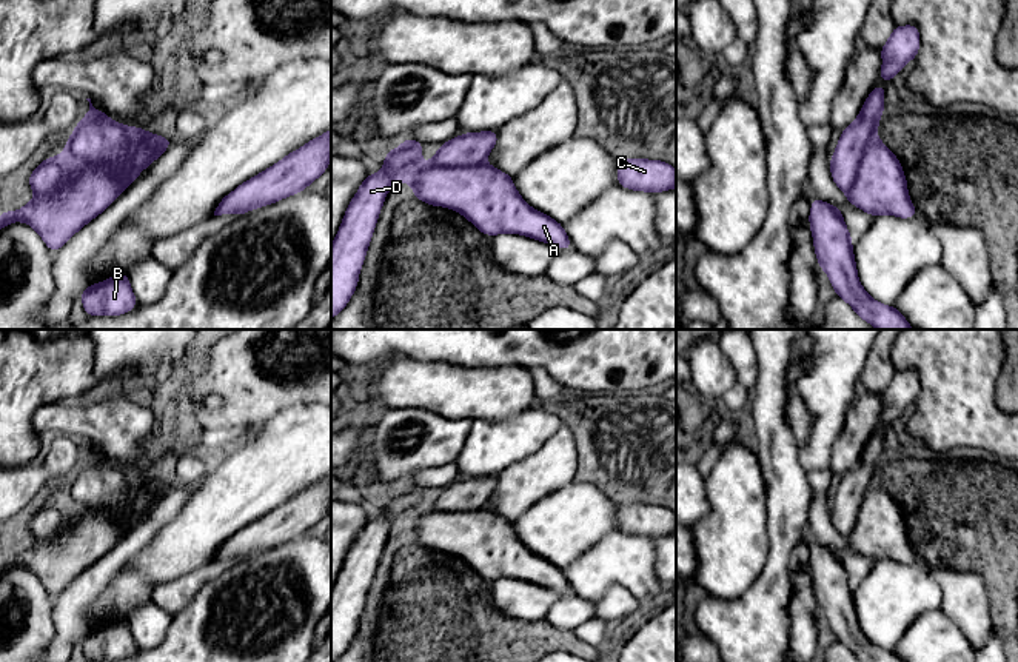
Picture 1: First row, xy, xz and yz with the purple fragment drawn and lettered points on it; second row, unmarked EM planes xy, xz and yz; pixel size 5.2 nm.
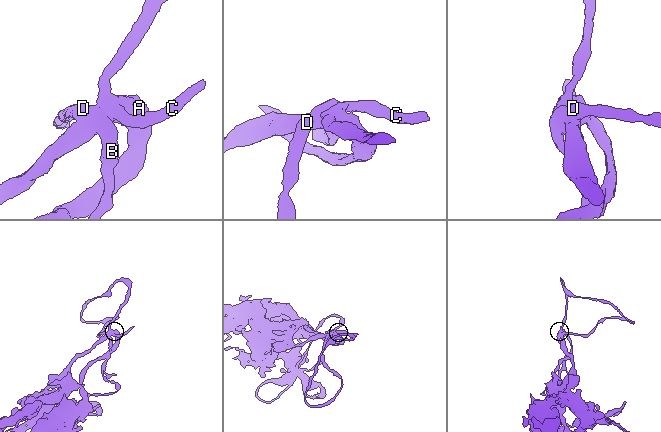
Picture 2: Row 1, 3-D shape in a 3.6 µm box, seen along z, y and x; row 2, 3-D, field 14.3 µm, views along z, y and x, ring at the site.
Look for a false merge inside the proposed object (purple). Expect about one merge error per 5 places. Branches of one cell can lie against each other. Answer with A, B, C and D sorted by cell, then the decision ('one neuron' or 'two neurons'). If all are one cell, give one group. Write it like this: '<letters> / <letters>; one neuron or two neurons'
A B C D; one neuron

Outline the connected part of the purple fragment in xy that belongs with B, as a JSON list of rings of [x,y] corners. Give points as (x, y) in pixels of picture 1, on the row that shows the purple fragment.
[[[128,274],[112,276],[92,283],[80,296],[83,308],[91,316],[120,316],[137,306]]]

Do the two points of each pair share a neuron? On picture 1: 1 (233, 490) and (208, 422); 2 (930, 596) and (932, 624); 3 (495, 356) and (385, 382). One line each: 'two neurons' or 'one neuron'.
1: two neurons
2: two neurons
3: two neurons

